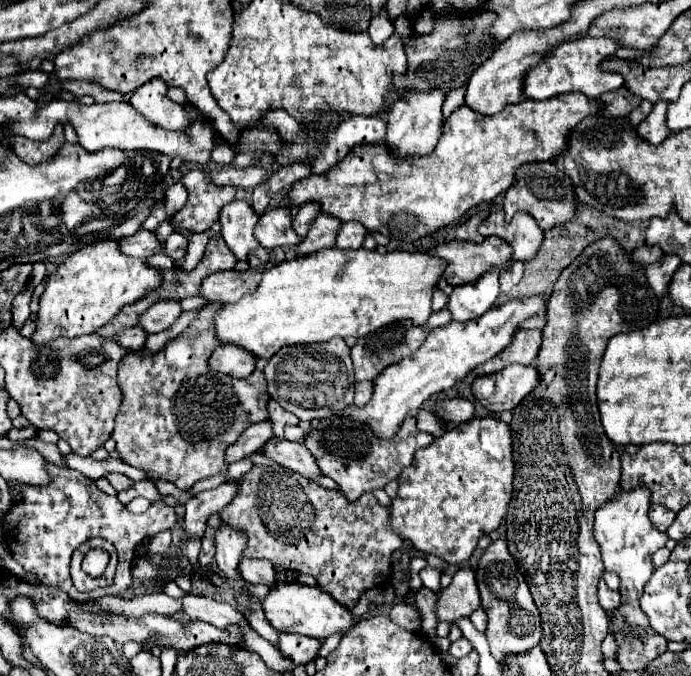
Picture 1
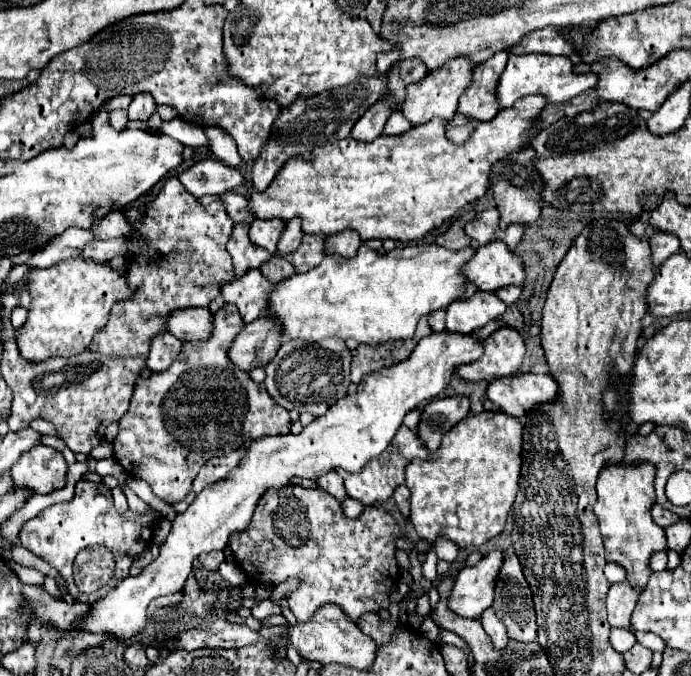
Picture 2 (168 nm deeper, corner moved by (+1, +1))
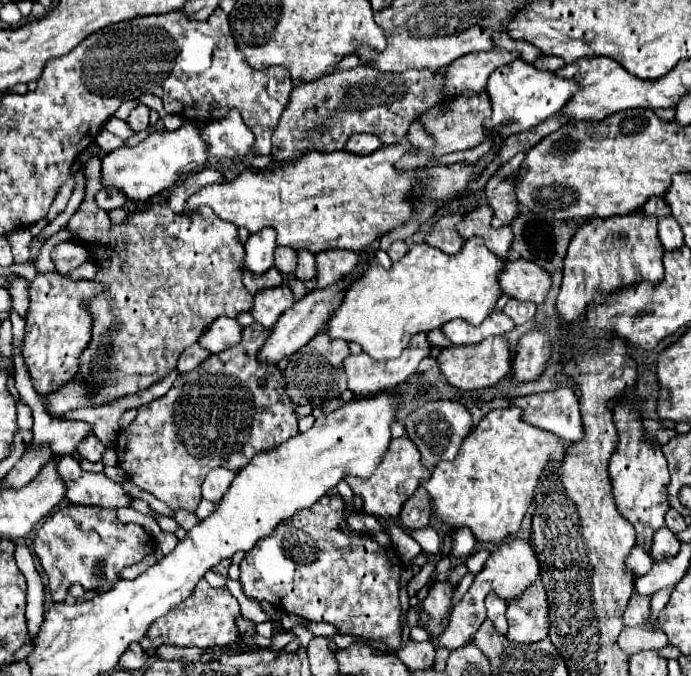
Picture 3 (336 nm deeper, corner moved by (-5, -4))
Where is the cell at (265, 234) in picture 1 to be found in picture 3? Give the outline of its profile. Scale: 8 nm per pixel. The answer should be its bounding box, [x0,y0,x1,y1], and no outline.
[244,227,276,275]

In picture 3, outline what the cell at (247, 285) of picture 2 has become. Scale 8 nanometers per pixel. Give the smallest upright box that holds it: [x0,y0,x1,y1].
[250,285,294,329]

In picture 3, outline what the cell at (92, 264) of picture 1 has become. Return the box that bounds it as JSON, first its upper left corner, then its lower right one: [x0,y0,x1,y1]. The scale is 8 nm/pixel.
[22,271,106,393]

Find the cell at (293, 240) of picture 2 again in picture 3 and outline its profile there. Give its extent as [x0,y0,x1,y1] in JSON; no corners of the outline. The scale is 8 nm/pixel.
[274,247,298,275]

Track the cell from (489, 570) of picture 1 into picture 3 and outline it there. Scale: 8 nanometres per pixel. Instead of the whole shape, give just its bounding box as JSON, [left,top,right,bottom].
[508,581,548,643]

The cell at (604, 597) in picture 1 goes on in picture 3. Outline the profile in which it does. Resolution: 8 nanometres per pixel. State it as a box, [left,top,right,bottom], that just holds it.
[624,593,652,627]

